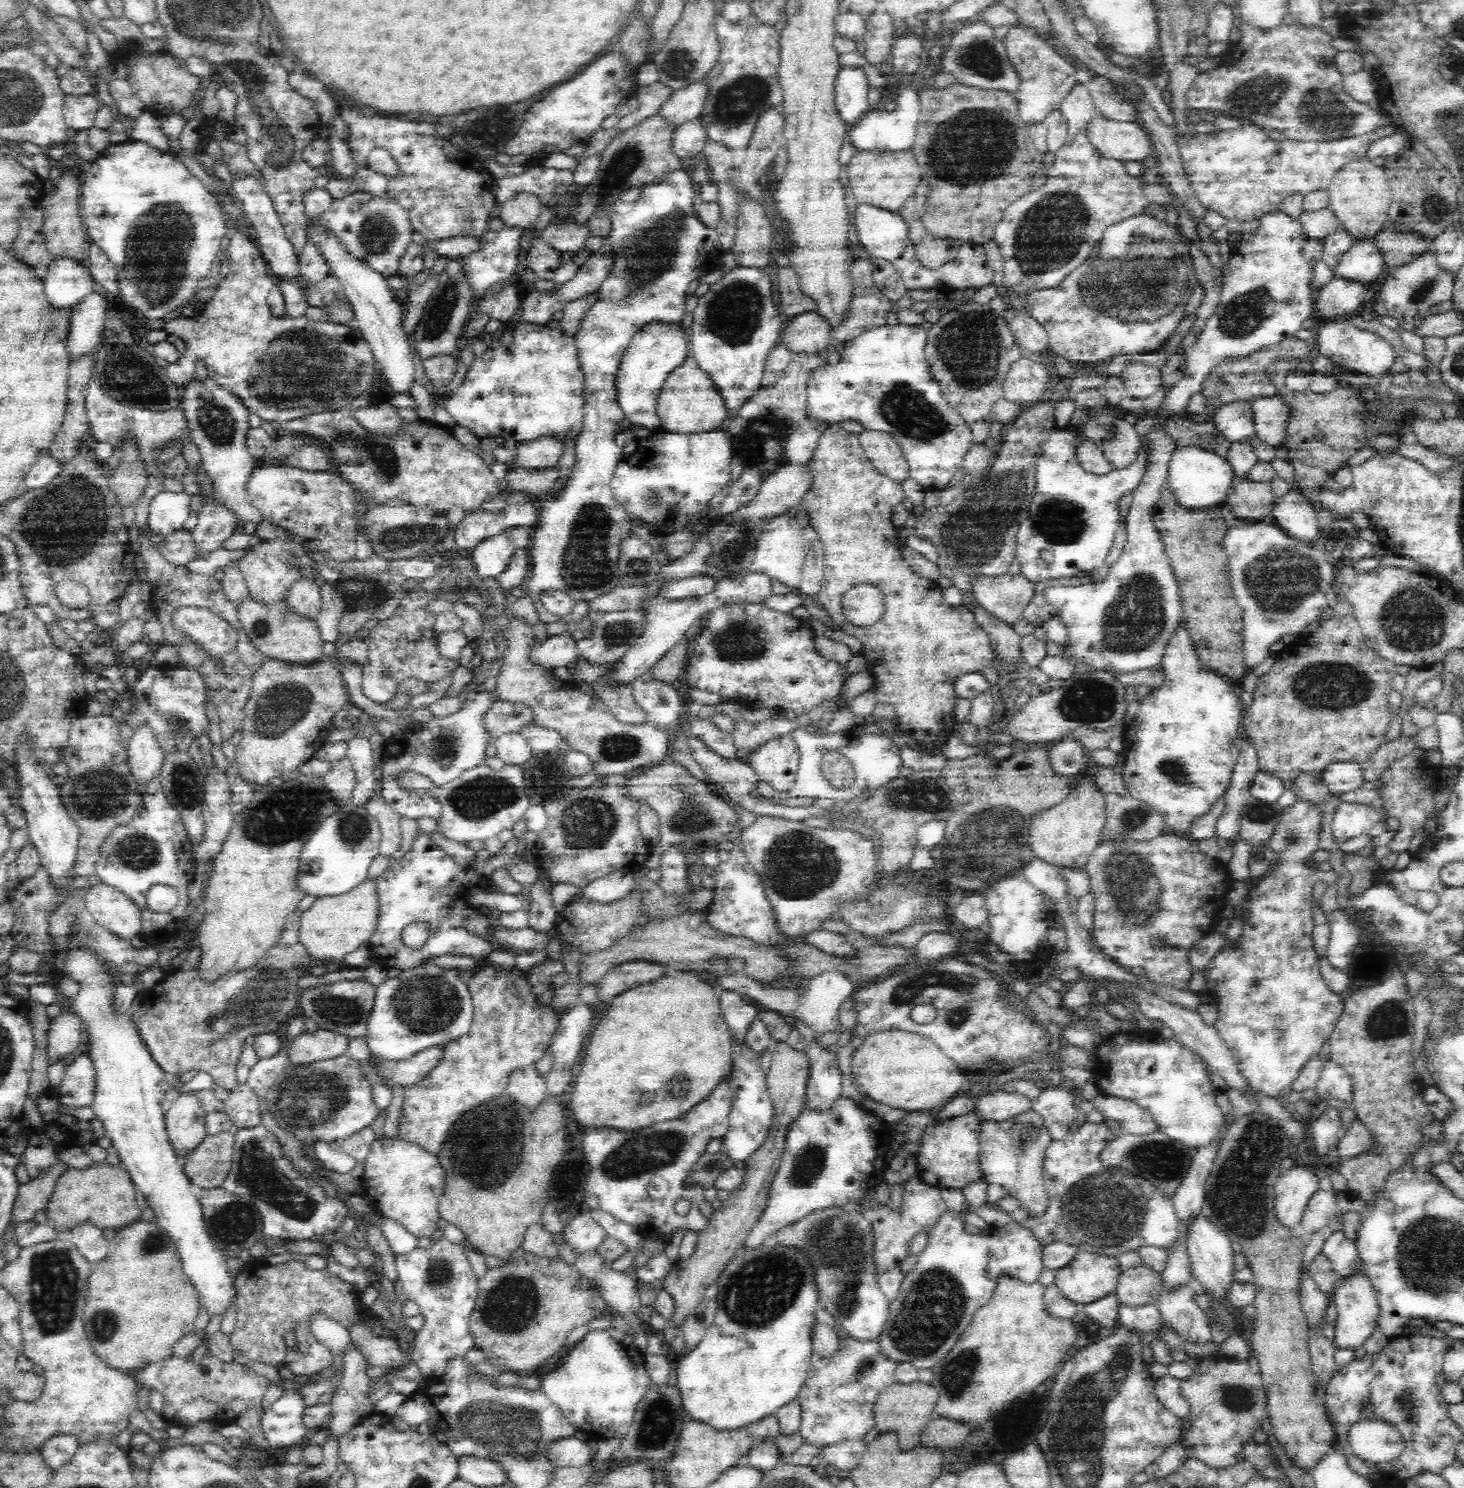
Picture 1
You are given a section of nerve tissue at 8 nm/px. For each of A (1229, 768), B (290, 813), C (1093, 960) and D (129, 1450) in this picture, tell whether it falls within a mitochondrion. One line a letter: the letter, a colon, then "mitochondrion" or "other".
A: other
B: mitochondrion
C: other
D: other

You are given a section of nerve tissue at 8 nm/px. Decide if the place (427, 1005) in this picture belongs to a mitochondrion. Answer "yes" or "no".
yes

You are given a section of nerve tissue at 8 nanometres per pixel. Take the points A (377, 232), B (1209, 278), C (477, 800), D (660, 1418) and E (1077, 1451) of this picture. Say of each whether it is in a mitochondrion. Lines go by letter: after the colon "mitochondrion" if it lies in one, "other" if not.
A: mitochondrion
B: mitochondrion
C: mitochondrion
D: mitochondrion
E: mitochondrion

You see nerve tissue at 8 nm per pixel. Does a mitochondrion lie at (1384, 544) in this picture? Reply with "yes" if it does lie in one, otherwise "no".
no

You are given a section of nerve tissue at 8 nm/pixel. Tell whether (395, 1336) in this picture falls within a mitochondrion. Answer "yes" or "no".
no

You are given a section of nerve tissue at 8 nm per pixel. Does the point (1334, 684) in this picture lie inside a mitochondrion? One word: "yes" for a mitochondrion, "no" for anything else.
yes

